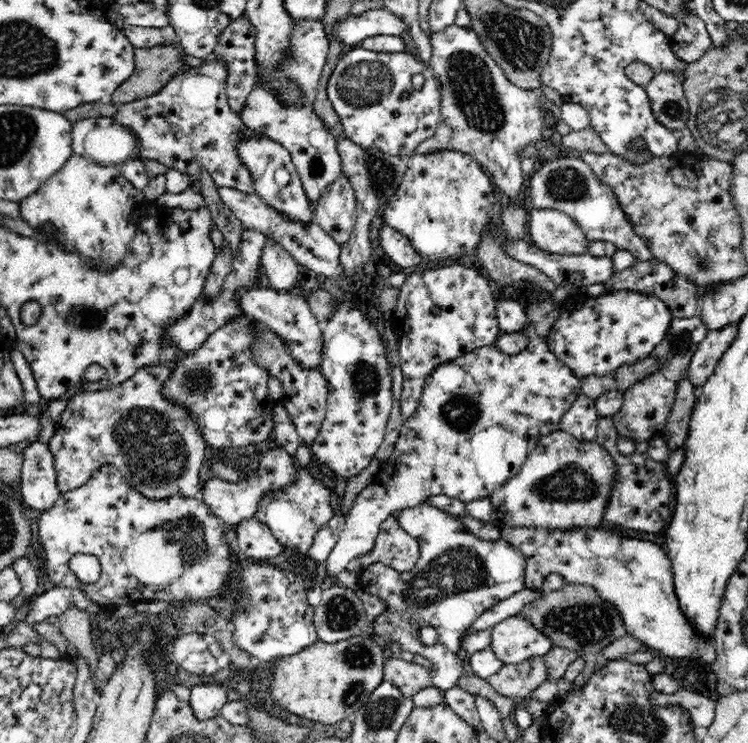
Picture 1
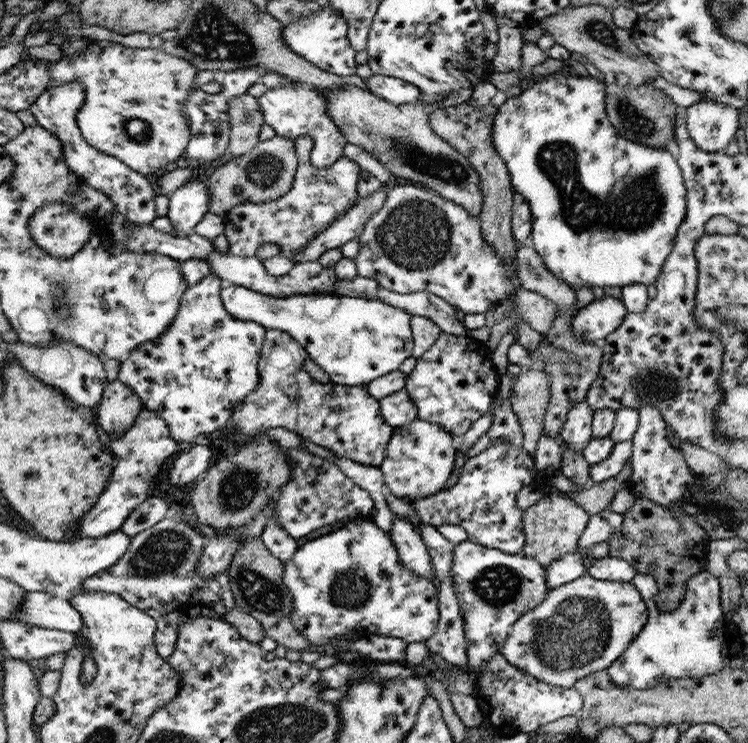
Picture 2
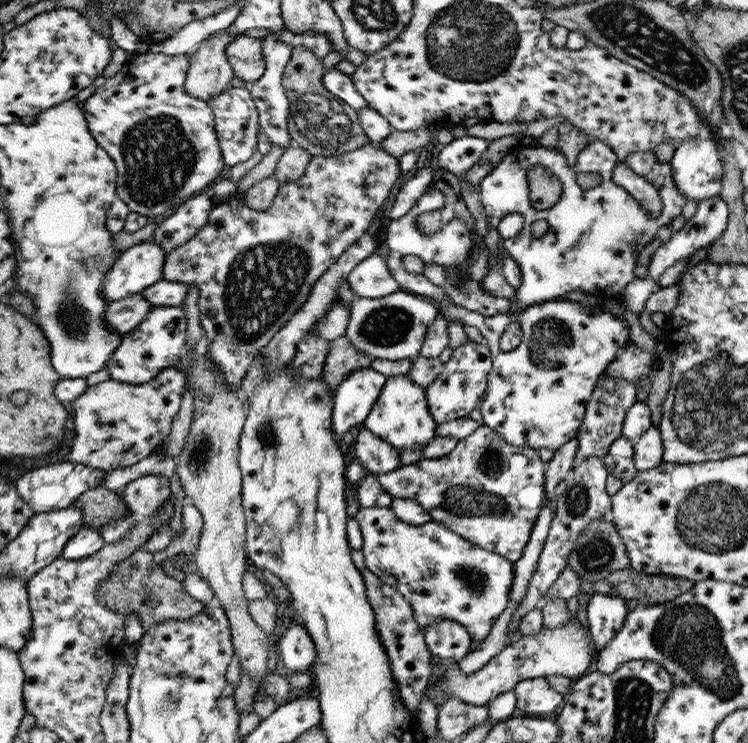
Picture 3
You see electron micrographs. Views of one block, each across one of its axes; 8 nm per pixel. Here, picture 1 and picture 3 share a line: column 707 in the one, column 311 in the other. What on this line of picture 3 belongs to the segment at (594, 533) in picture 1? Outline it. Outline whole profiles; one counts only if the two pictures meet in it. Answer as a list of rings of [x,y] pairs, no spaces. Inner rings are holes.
[[[295,620],[279,642],[277,652],[285,673],[310,670],[316,660],[317,650],[305,625]]]

